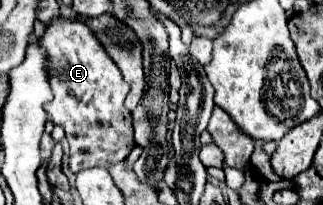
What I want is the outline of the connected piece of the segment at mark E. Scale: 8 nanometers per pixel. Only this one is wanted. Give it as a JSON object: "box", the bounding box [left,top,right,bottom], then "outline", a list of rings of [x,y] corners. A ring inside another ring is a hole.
{"box":[40,16,136,172],"outline":[[[60,16],[48,24],[40,44],[48,52],[50,86],[54,92],[54,100],[46,106],[48,120],[66,130],[72,172],[94,166],[110,168],[126,160],[136,146],[132,116],[130,110],[124,108],[130,86],[108,54],[104,54],[92,30],[88,30],[82,20],[66,20]]]}

